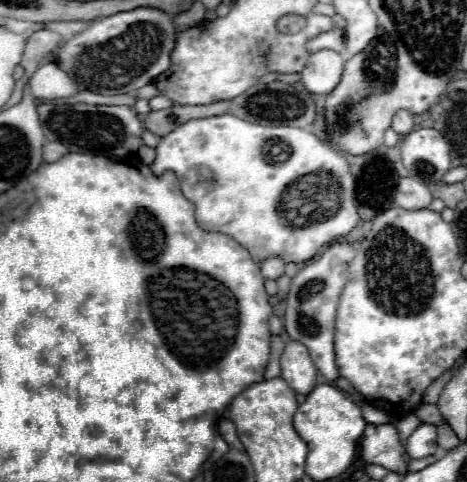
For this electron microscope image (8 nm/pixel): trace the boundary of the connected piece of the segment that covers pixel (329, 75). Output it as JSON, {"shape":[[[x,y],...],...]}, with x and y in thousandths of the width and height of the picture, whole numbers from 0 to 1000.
{"shape":[[[683,104],[662,116],[645,170],[666,195],[704,195],[730,166],[739,120],[717,104]]]}

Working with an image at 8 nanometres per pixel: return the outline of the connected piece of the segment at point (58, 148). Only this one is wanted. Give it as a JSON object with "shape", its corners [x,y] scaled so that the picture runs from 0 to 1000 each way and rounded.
{"shape":[[[101,295],[92,303],[92,332],[96,336],[118,336],[135,320],[143,320],[143,311],[139,311],[139,303],[131,303],[131,295]]]}

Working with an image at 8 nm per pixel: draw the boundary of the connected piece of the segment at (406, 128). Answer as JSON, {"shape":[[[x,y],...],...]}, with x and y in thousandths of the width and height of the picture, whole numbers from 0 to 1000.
{"shape":[[[854,228],[842,245],[842,270],[850,278],[876,278],[880,270],[889,266],[889,253],[884,253],[884,237],[872,232],[872,228]]]}

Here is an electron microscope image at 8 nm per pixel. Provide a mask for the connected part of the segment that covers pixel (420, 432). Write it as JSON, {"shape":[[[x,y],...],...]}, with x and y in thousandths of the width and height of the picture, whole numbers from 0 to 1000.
{"shape":[[[901,880],[872,913],[867,934],[876,950],[914,950],[940,934],[936,888],[927,880]]]}

